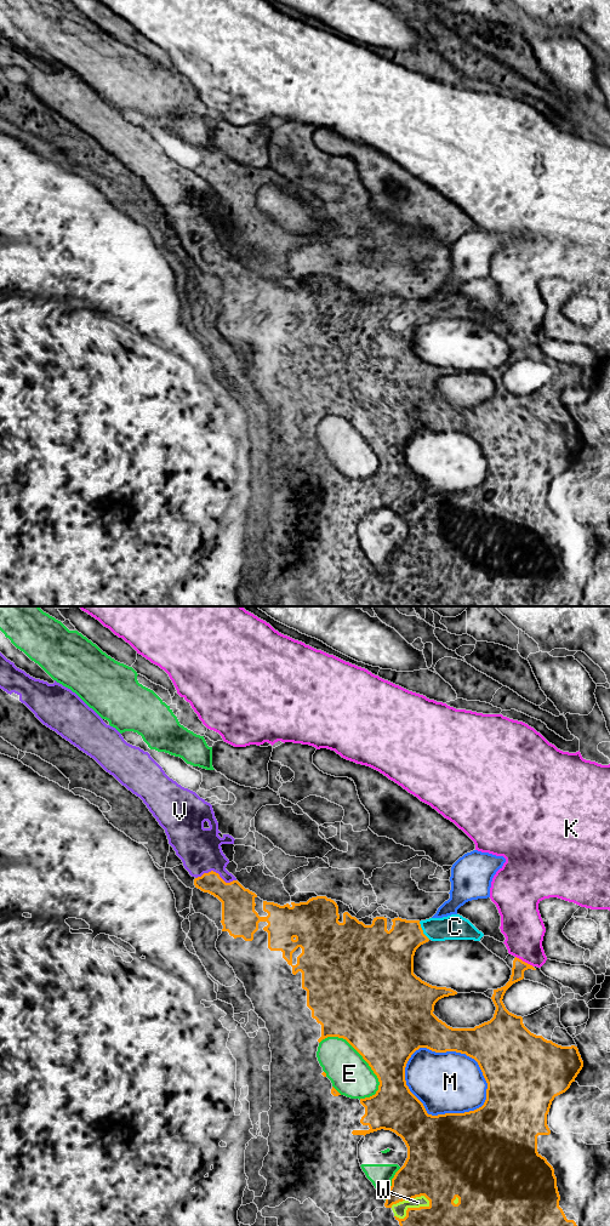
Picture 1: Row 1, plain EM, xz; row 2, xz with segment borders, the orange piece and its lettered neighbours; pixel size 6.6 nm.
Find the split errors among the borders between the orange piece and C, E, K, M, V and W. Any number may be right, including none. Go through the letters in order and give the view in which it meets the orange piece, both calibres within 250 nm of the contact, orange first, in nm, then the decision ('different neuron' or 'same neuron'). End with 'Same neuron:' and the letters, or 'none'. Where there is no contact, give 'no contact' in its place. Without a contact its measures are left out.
C: meets orange in xz; 300 nm thick on the orange side, 170 nm on the other; same neuron
E: meets orange in xz; 500 nm thick on the orange side, 280 nm on the other; different neuron
K: meets orange in xz; 90 nm thick on the orange side, 280 nm on the other; different neuron
M: meets orange in xz; 480 nm thick on the orange side, 400 nm on the other; different neuron
V: meets orange in xz; 200 nm thick on the orange side, 280 nm on the other; same neuron
W: meets orange in xz; 380 nm thick on the orange side, 90 nm on the other; same neuron
Same neuron: C, V, W

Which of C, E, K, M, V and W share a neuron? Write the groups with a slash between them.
C V W / E / K / M

